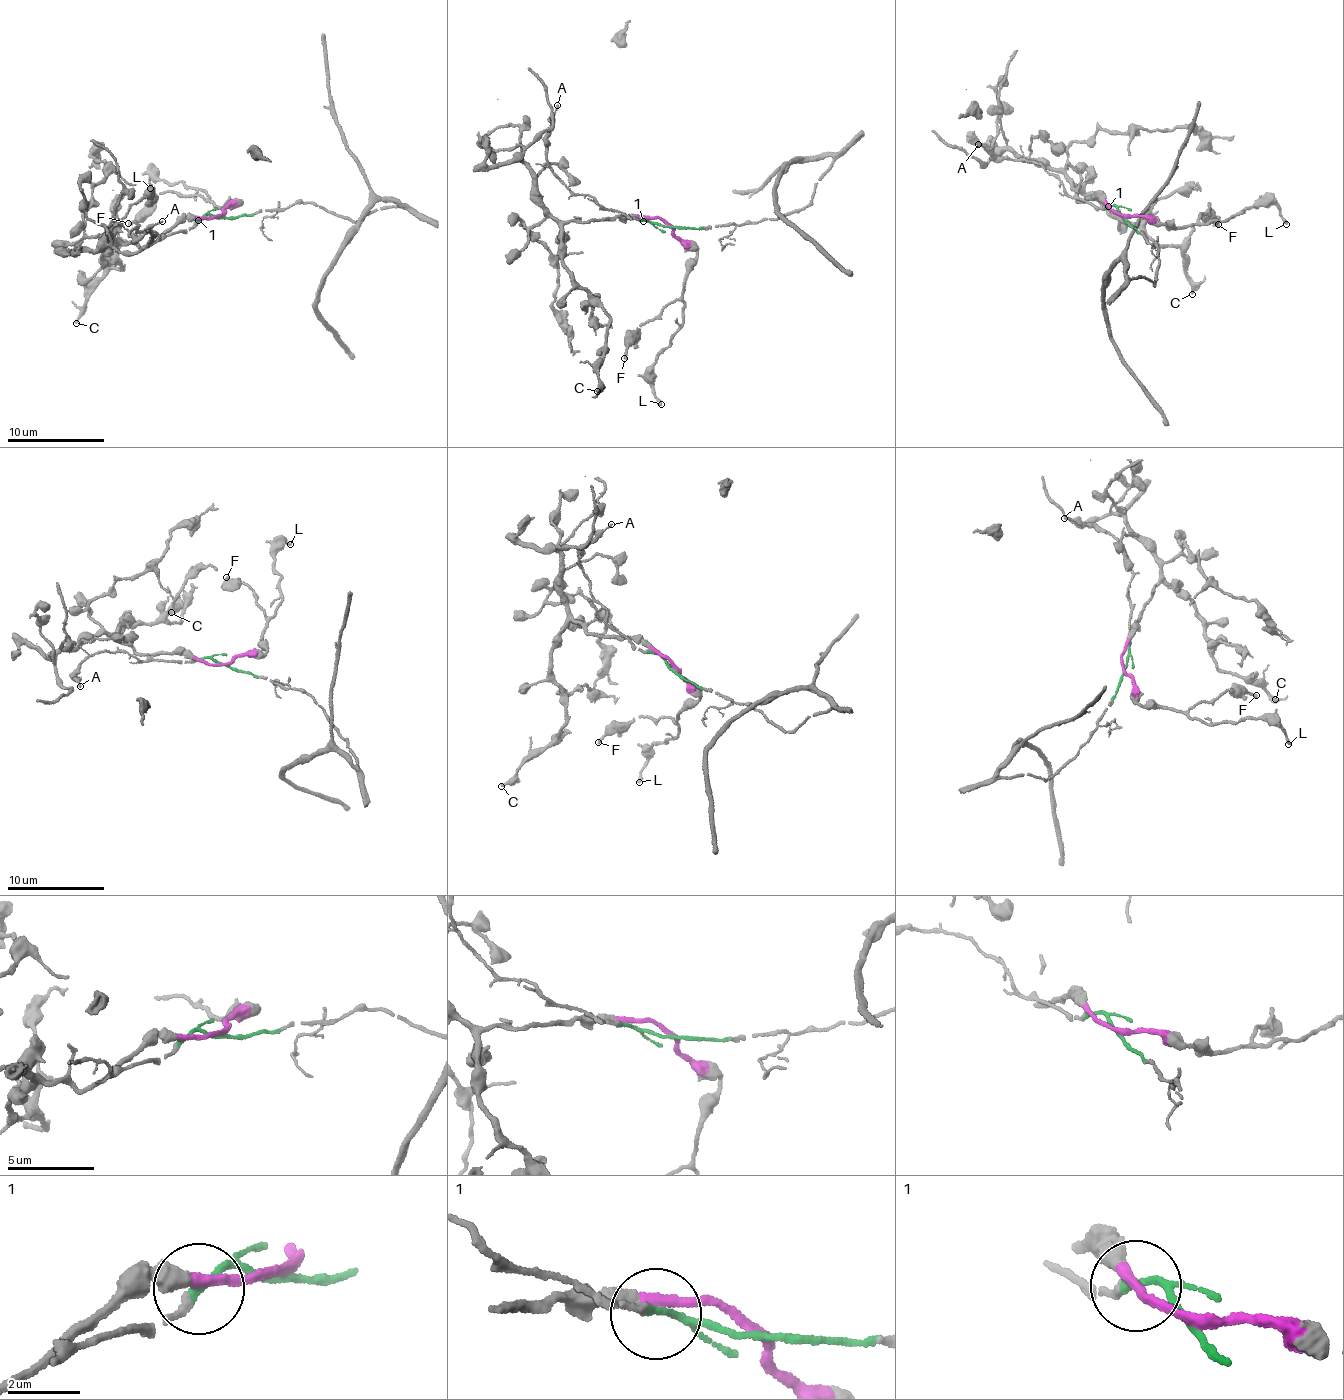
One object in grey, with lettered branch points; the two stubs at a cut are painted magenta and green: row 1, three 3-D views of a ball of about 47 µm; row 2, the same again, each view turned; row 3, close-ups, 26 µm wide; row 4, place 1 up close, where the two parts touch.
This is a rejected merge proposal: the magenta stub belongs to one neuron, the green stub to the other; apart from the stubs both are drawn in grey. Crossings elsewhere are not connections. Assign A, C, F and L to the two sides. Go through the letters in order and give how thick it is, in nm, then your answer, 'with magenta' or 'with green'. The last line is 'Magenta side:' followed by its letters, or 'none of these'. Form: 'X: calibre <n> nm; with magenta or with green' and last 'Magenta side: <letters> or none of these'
A: calibre 110 nm; with green
C: calibre 200 nm; with magenta
F: calibre 200 nm; with magenta
L: calibre 240 nm; with magenta
Magenta side: C, F, L

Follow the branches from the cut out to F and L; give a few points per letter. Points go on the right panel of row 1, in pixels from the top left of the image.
F: (1123, 218), (1176, 228), (1192, 226), (1209, 202), (1208, 214), (1219, 225)
L: (1123, 218), (1176, 228), (1228, 220), (1244, 209), (1274, 205), (1287, 224)

